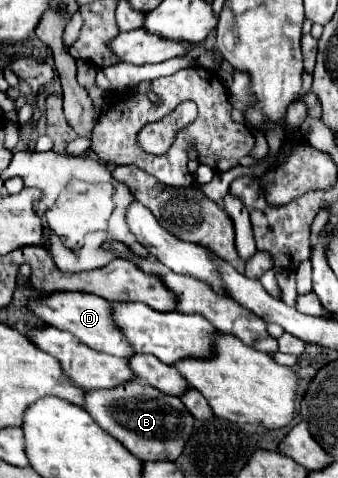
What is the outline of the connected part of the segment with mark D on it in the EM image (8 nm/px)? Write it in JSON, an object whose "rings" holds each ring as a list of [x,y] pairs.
{"rings":[[[55,292],[51,296],[45,298],[37,298],[29,302],[29,310],[39,316],[41,320],[45,320],[47,324],[71,332],[73,336],[77,336],[83,344],[87,344],[93,350],[111,354],[111,356],[119,356],[119,358],[131,358],[137,352],[131,348],[131,344],[127,344],[127,338],[123,336],[123,332],[119,332],[119,326],[113,320],[113,310],[111,310],[111,302],[103,300],[101,296],[91,296],[85,292]]]}

